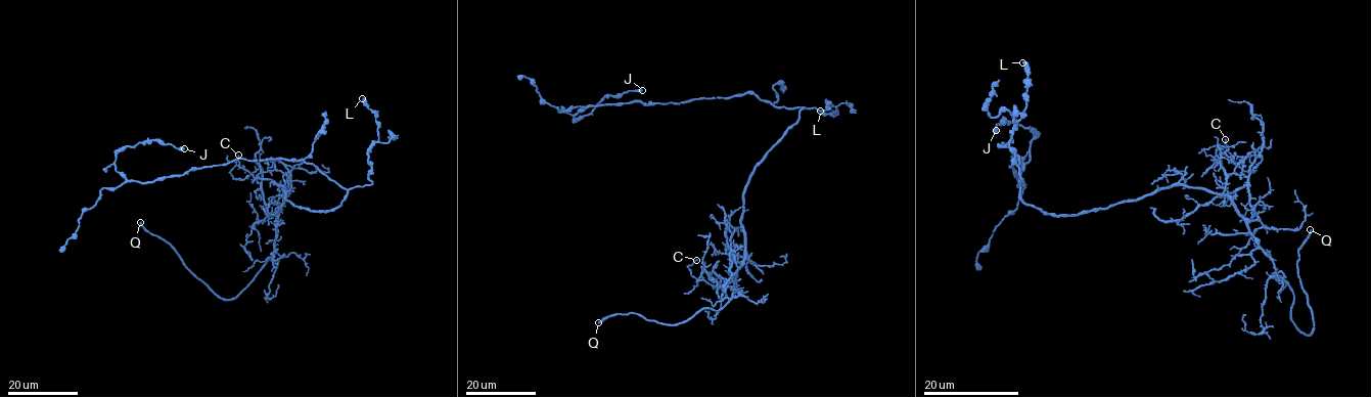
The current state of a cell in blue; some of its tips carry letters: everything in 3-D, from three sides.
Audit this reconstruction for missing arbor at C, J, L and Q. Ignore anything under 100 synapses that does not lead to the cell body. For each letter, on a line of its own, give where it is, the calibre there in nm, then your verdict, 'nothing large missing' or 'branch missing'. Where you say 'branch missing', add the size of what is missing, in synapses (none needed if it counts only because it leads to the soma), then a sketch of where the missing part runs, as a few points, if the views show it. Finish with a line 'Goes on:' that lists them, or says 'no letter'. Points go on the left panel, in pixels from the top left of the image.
C: (238, 155) | 140 nm | nothing large missing
J: (184, 148) | 650 nm | nothing large missing
L: (362, 98) | 400 nm | nothing large missing
Q: (140, 222) | 240 nm | branch missing | (140, 222), (133, 217), (133, 186), (128, 159), (136, 141), (146, 94)
Goes on: Q

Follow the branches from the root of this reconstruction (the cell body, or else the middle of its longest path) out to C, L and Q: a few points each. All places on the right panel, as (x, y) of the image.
C: (1060, 214), (1182, 184), (1224, 193), (1254, 220), (1247, 175), (1261, 158), (1252, 172), (1244, 171), (1225, 139)
L: (1060, 214), (1045, 214), (1020, 196), (1022, 179), (1008, 141), (1026, 105), (1027, 67), (1022, 62)
Q: (1060, 214), (1176, 184), (1224, 193), (1289, 288), (1291, 319), (1304, 334), (1314, 318), (1296, 262), (1310, 229)

